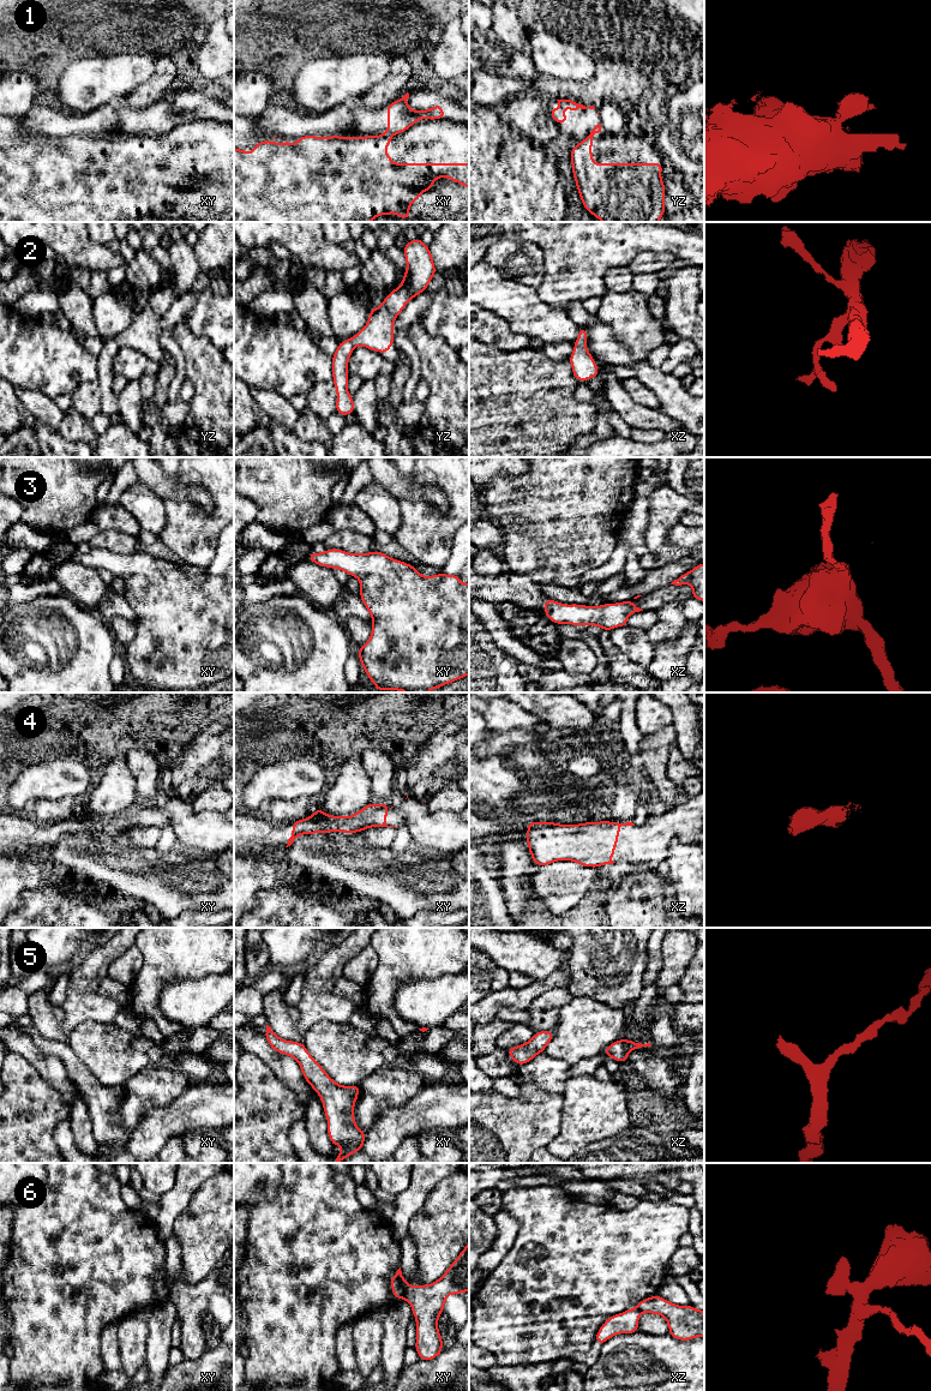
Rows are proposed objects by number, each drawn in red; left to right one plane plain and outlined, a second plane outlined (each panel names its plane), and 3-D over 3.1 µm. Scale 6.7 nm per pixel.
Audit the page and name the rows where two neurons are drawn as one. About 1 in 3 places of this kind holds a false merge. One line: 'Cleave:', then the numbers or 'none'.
Cleave: 1, 6

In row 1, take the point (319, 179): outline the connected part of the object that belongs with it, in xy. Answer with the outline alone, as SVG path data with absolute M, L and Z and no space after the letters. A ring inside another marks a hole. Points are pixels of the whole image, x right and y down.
M302 136L296 144L290 144L288 139L282 144L276 144L274 140L260 140L253 145L253 152L244 151L234 148L234 222L371 222L379 215L398 214L401 220L409 220L409 209L412 203L421 197L422 191L432 191L432 186L438 178L450 178L454 182L460 182L463 187L469 187L469 163L394 163L391 156L386 154L386 146L391 144L391 136L366 136L366 137L316 137Z

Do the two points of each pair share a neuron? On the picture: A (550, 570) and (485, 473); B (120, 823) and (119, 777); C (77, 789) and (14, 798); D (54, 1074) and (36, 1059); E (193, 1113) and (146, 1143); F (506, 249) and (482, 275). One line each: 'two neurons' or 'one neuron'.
A: two neurons
B: two neurons
C: one neuron
D: one neuron
E: one neuron
F: two neurons

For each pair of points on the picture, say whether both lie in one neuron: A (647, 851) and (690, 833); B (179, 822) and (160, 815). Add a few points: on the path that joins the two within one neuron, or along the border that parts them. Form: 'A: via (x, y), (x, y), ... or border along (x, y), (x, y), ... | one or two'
A: via (658, 840), (666, 832), (679, 832) | one
B: via (174, 817), (164, 815) | one

